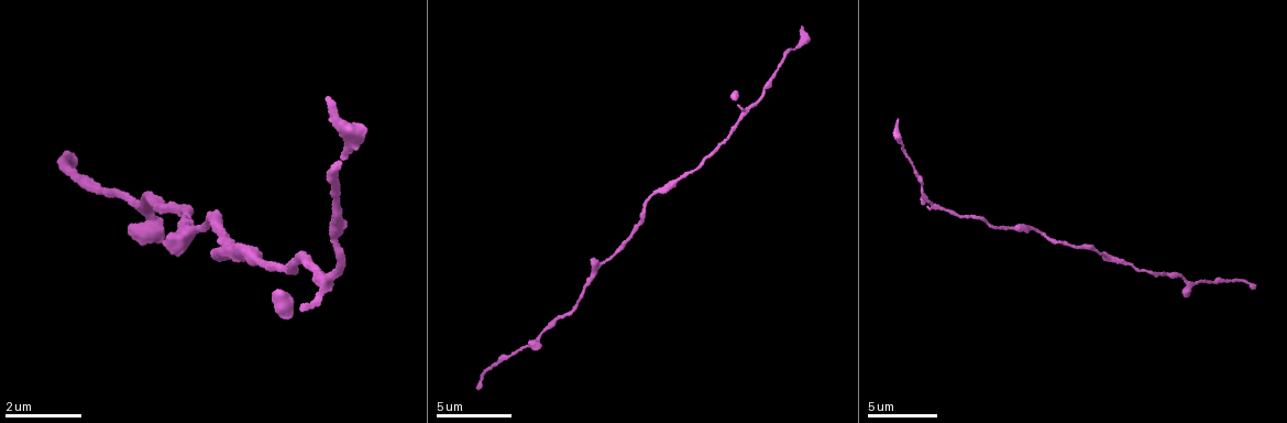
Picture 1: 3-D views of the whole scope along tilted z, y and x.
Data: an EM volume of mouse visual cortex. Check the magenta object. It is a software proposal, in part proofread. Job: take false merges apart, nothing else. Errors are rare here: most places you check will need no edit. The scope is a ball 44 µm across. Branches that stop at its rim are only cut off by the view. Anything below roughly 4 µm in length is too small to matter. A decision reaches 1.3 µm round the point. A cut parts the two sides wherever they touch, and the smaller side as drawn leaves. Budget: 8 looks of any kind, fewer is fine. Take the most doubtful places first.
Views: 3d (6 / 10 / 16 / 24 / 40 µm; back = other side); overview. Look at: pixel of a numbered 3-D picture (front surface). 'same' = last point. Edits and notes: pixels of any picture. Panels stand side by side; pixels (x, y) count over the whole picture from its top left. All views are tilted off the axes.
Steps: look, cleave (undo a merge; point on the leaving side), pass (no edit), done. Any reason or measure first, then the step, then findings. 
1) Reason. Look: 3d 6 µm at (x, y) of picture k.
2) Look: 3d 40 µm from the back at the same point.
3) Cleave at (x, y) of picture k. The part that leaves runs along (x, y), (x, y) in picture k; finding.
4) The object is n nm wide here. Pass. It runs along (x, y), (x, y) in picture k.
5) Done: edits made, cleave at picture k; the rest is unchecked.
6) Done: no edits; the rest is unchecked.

Thick turns thin. Look: 3d 10 µm at (538, 335) of picture 1.

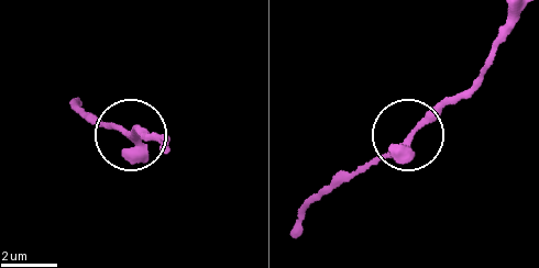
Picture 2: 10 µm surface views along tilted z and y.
The object is 220 nm wide here. Pass. Continuous, no second neuron.

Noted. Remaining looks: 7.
Sudden change in width. Look: 3d 6 µm at (589, 281) of picture 1.

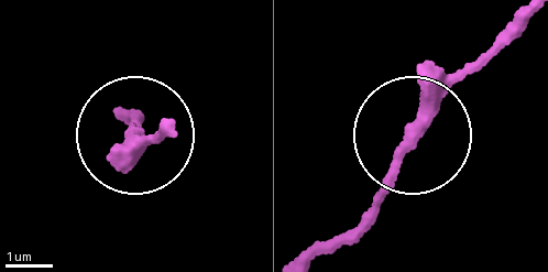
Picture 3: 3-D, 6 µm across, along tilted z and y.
Look: 3d 6 µm from the back at (412, 137) of picture 3.

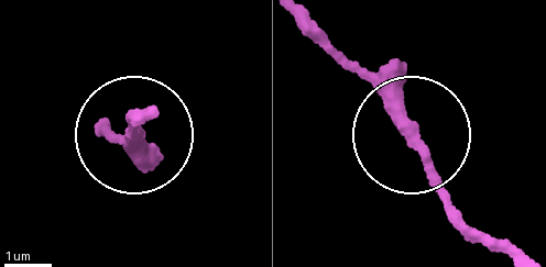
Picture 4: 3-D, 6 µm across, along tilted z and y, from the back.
Pass. It runs along (302, 23), (389, 103), (459, 225) in picture 4; continuous, no second neuron.

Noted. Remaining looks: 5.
Look: 3d 6 µm at (1044, 235) of picture 1.

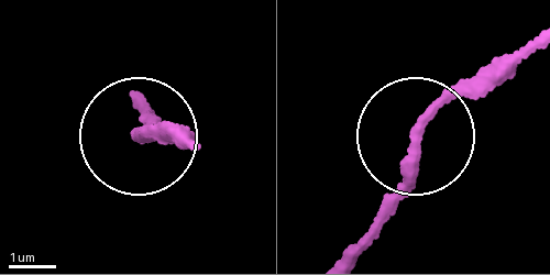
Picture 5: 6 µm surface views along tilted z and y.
Pass. It runs along (421, 132), (498, 54) in picture 5; one neuron here.

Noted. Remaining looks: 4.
Thin neck. Look: 3d 6 µm at (337, 252) of picture 1.

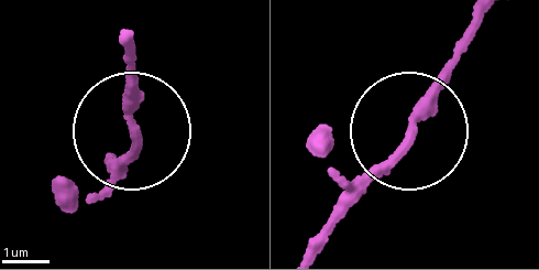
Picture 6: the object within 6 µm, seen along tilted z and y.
Pass. It runs along (312, 244), (392, 164), (450, 51) in picture 6; continuous, no second neuron.

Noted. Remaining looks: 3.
Done: no edits; the rest is unchecked.

